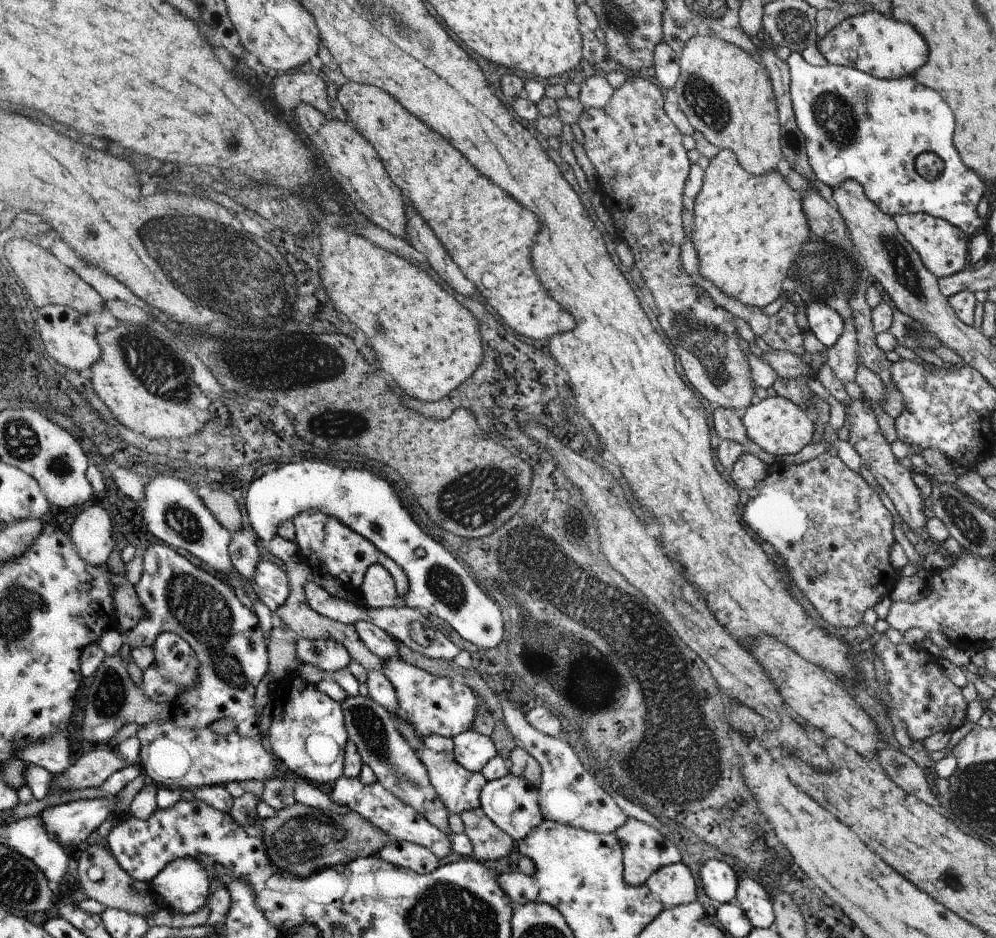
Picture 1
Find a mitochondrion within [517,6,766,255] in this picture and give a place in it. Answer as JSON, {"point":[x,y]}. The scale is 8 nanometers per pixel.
{"point":[704,101]}

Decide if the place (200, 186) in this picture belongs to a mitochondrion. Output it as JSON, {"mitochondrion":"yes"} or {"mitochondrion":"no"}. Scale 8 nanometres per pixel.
{"mitochondrion":"no"}

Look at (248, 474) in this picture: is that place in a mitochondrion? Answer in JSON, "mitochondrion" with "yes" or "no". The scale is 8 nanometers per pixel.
{"mitochondrion":"no"}

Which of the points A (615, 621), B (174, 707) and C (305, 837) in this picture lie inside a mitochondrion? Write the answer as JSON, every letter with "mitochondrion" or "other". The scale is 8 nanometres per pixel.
{"A":"mitochondrion","B":"other","C":"mitochondrion"}

